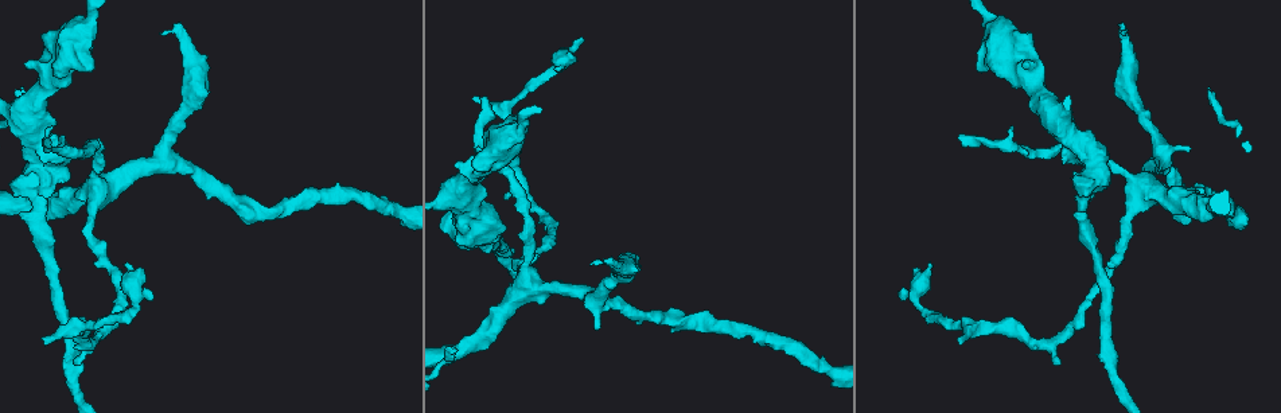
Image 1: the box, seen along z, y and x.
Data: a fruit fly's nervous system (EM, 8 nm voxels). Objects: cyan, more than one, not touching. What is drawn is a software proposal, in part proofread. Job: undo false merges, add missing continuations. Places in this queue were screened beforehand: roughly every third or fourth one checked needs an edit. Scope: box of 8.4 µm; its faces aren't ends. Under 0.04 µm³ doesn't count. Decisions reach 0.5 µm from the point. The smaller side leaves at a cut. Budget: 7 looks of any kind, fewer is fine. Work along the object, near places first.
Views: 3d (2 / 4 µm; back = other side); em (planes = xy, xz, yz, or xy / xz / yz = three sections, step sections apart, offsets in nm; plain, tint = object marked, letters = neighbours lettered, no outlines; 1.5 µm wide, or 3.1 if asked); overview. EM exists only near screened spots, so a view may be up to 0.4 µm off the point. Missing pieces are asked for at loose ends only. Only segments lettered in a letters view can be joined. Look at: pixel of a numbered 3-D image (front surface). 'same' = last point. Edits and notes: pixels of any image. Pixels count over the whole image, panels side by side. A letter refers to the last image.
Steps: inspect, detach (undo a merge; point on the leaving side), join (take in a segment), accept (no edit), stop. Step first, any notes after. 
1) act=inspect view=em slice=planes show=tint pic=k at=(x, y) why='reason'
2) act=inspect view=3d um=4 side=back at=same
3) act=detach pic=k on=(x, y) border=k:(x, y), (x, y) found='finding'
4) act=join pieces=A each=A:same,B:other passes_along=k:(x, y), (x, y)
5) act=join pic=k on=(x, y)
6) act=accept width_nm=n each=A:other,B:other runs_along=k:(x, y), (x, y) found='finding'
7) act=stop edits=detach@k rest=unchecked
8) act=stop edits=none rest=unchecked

act=inspect view=3d um=4 pic=1 at=(1058, 363) why='an open end'

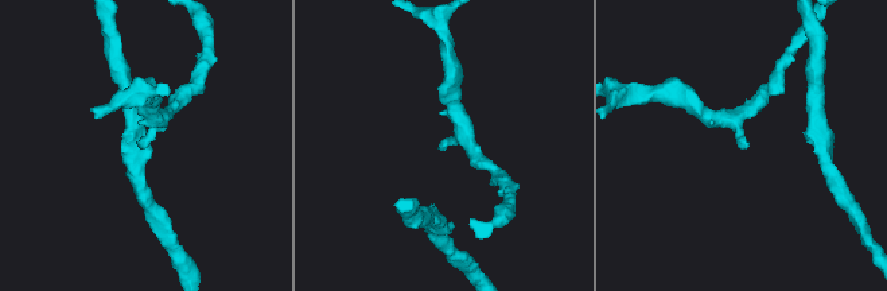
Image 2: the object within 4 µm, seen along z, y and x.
act=inspect view=em slice=yz step=4 show=letters pic=2 at=(443, 147) arm_widths_nm=190,220 why='need the tissue'

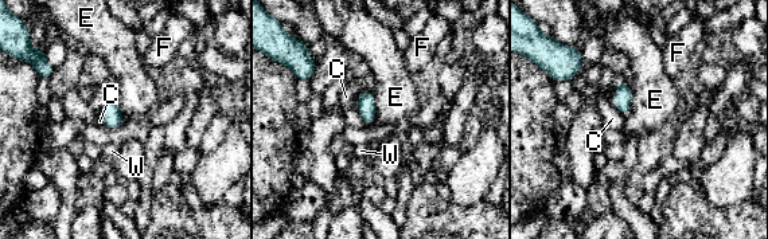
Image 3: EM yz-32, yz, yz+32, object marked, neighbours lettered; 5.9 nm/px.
act=accept longest_contact=E:220nm each=C:other,E:other,F:other,W:other found='none of them fits'

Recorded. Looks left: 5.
act=inspect view=em slice=xz step=4 show=tint pic=1 at=(958, 137) why='branch stops here'

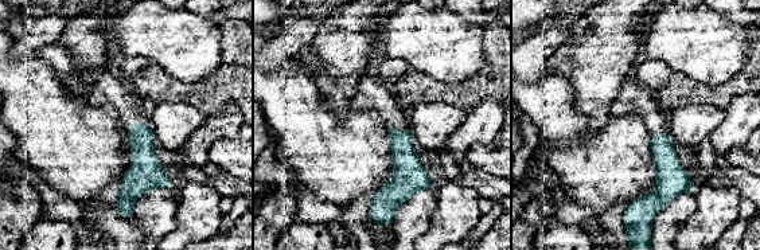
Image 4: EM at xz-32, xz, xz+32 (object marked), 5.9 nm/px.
act=inspect view=em slice=planes show=letters at=same why='another direction'

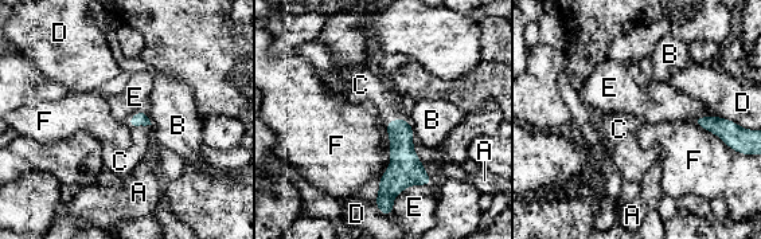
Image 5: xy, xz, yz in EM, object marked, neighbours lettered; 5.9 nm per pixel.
act=join pieces=C each=A:other,B:other,C:same,D:other,E:other,F:other passes_along=5:(141, 117), (140, 124), (123, 161) found='it goes on there'

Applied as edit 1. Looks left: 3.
act=stop edits=join@5 rest=unchecked

